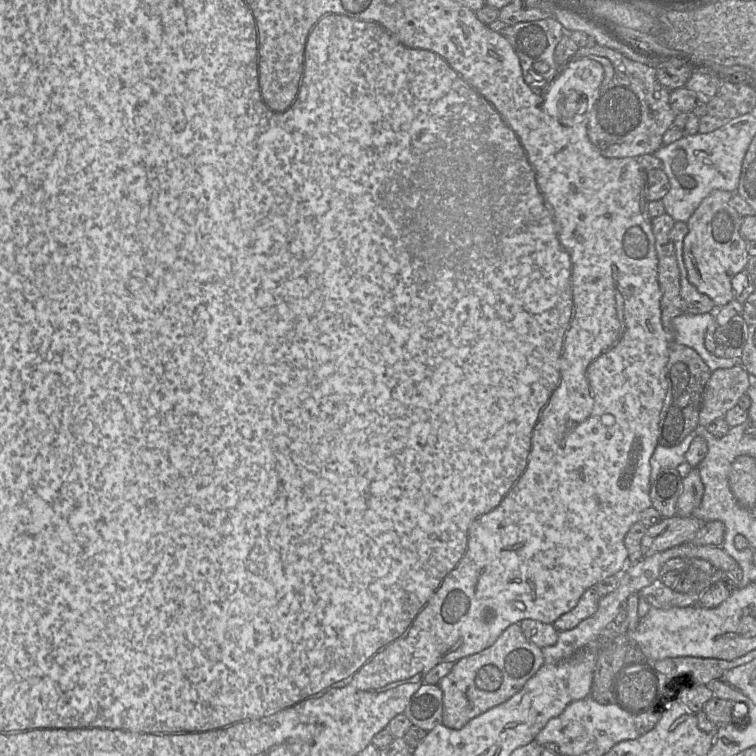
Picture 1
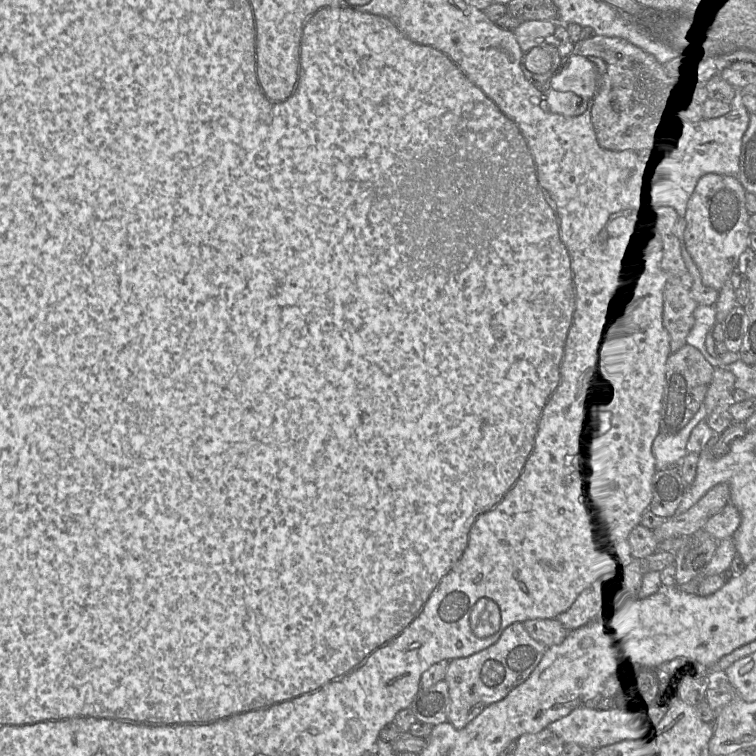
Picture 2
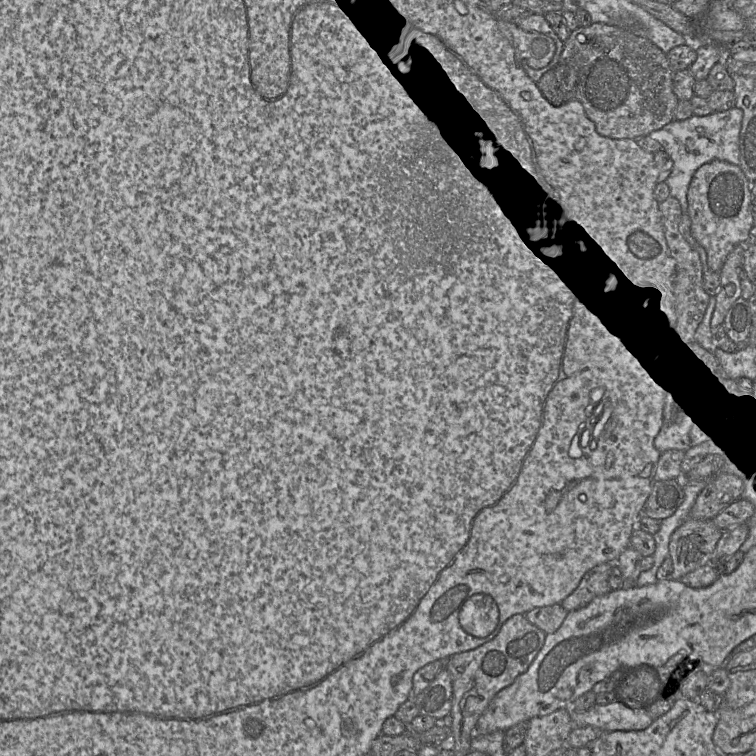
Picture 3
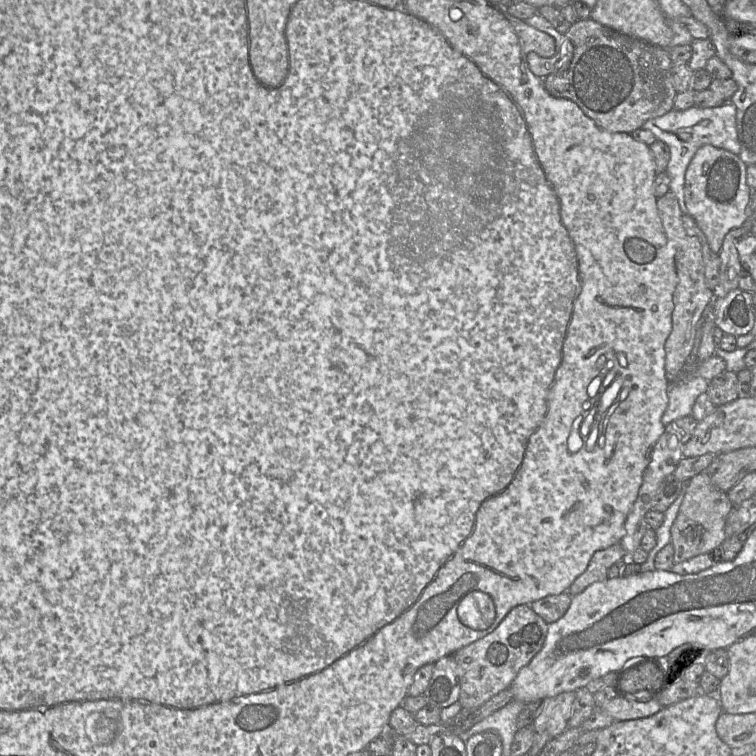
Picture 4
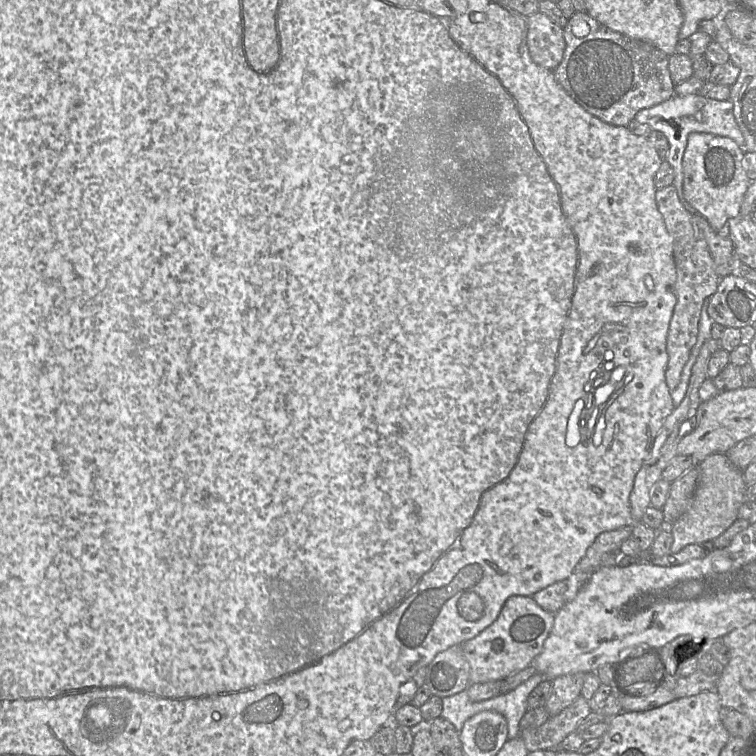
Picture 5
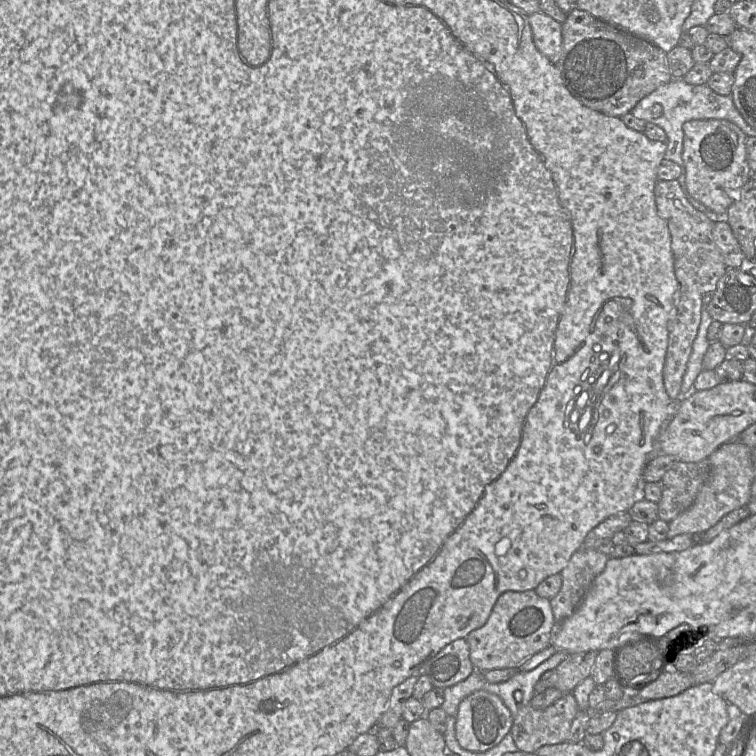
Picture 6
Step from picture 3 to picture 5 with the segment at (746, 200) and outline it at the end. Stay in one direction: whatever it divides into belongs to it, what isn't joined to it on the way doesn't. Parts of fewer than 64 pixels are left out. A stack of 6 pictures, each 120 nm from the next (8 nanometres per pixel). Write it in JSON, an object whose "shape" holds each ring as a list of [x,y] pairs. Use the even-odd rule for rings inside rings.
{"shape":[[[692,132],[683,157],[683,192],[690,203],[717,232],[724,232],[730,218],[741,214],[741,206],[751,183],[743,166],[745,150],[728,137]]]}

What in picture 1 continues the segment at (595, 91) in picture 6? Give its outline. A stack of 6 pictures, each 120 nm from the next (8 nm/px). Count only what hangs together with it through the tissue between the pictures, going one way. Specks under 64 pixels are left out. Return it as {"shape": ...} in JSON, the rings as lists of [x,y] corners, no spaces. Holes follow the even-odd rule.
{"shape":[[[599,44],[578,48],[572,59],[583,57],[599,62],[604,70],[598,98],[589,112],[587,134],[591,143],[608,158],[637,158],[657,151],[676,113],[669,103],[670,90],[657,80],[655,68]]]}

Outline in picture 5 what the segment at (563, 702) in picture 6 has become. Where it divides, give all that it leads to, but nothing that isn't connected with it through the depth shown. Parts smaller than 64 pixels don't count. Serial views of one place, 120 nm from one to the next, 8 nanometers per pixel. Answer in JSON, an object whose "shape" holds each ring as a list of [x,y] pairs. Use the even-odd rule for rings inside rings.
{"shape":[[[579,695],[559,714],[549,717],[545,723],[536,728],[521,731],[519,737],[529,752],[557,748],[591,711],[589,702]]]}

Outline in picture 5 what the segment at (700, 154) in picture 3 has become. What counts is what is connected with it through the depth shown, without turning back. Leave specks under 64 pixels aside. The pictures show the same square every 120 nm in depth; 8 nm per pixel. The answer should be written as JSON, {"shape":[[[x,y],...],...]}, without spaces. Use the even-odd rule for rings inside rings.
{"shape":[[[700,94],[674,95],[660,104],[640,110],[636,114],[635,120],[641,124],[649,124],[653,130],[660,131],[667,137],[669,151],[666,161],[669,162],[674,170],[673,185],[677,190],[678,197],[688,212],[694,215],[701,215],[687,203],[683,192],[683,157],[687,147],[688,136],[692,132],[711,133],[731,138],[738,146],[744,149],[745,139],[735,119],[733,102],[730,99],[726,101],[710,99]]]}

